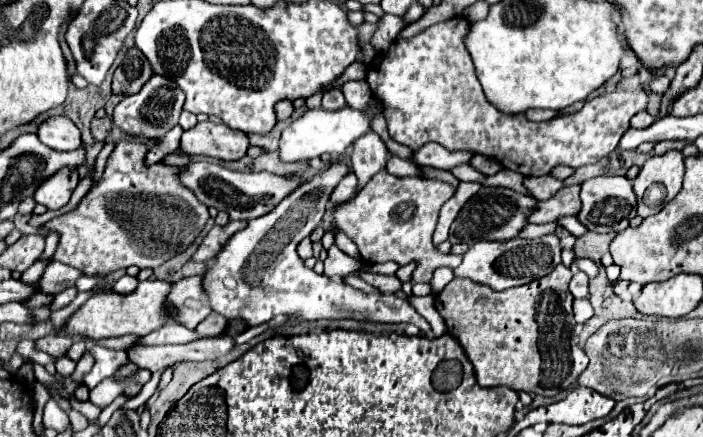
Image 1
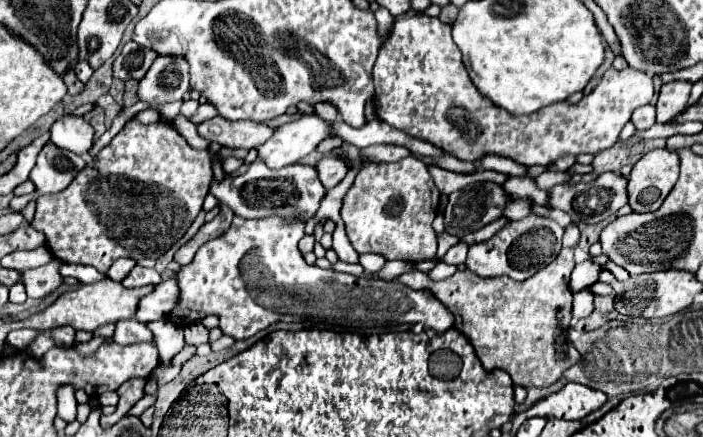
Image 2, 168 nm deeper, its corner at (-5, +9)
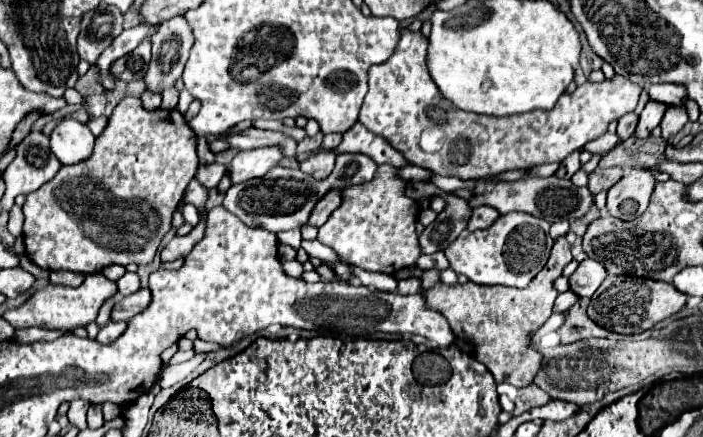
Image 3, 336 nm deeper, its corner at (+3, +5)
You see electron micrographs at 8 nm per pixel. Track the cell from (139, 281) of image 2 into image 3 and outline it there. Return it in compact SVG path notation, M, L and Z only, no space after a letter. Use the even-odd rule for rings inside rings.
M125 273L125 275L117 281L117 287L119 287L119 295L129 295L129 293L139 291L139 289L141 289L139 275L137 275L137 273Z

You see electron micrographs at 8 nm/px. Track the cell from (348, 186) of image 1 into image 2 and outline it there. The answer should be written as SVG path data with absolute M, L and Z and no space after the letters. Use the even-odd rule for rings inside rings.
M323 157L317 165L315 165L317 173L319 173L319 179L321 183L327 187L327 189L333 189L345 175L347 175L347 165L337 159L337 157Z

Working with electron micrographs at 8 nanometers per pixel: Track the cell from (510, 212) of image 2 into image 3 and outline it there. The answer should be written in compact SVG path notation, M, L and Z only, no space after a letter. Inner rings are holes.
M481 205L481 207L475 207L473 209L473 215L469 219L469 231L477 231L477 229L487 229L495 223L495 219L499 219L499 211L495 207L489 207L489 205Z

